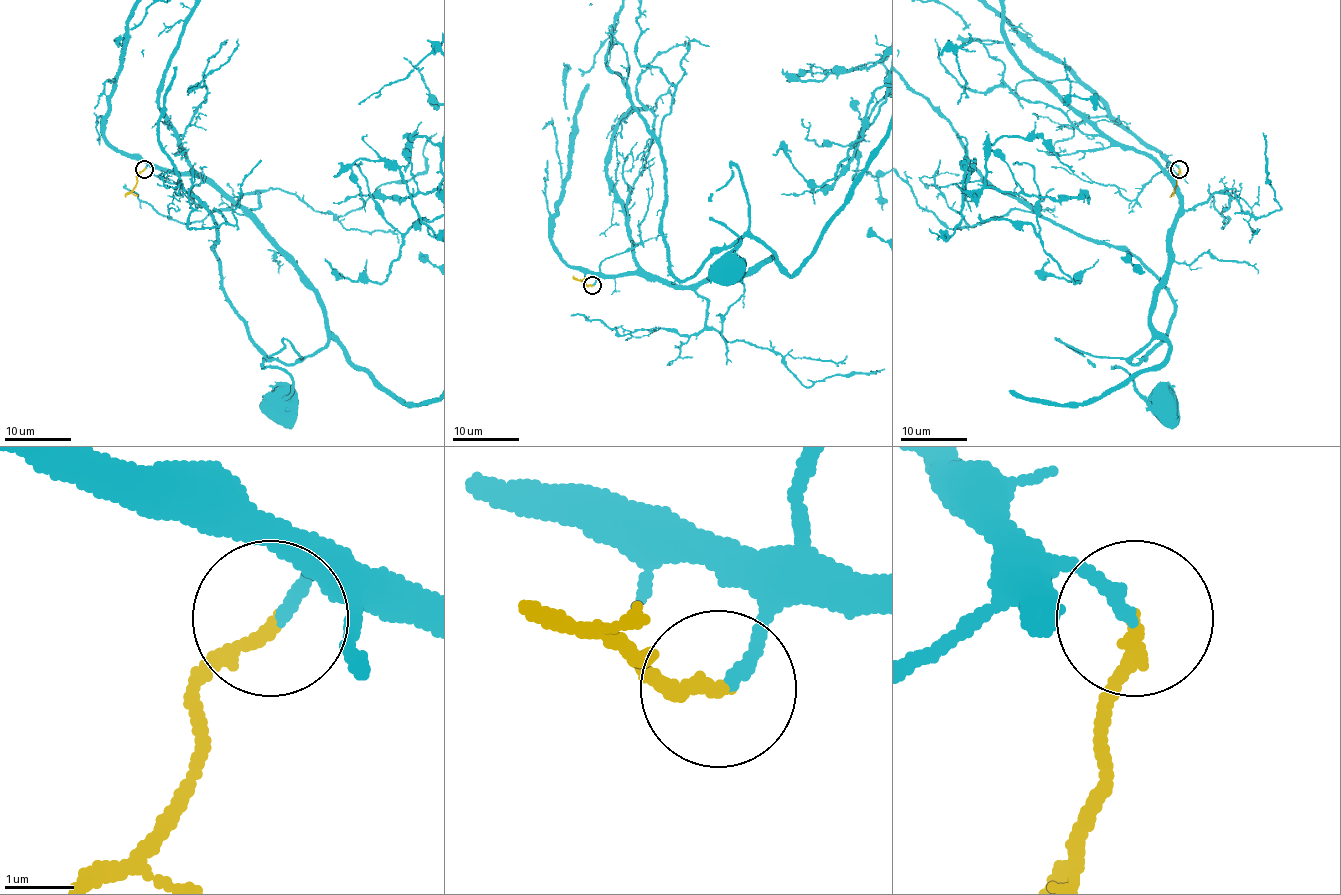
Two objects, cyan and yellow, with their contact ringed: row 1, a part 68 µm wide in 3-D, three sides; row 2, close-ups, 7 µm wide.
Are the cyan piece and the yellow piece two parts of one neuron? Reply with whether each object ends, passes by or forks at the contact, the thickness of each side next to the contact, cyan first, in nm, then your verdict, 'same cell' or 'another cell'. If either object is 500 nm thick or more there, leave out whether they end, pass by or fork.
cyan ends; yellow ends; calibres 180 and 220 nm; same cell

